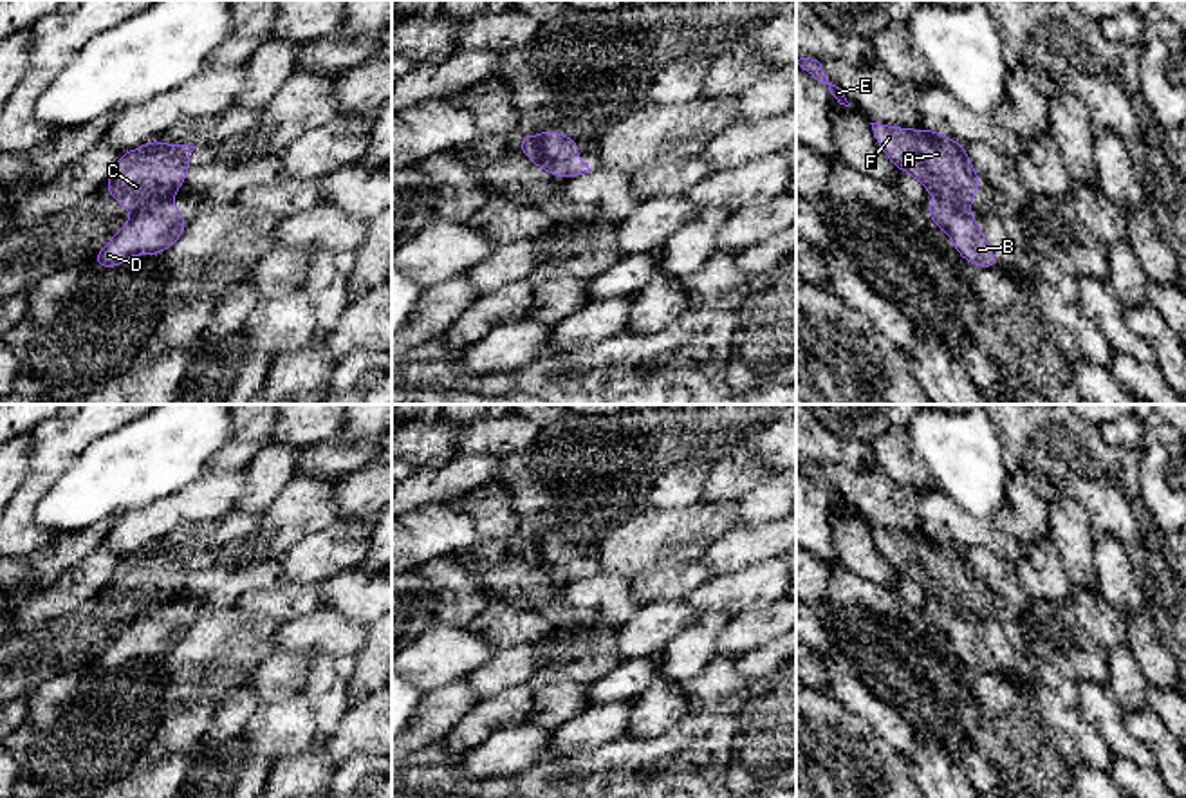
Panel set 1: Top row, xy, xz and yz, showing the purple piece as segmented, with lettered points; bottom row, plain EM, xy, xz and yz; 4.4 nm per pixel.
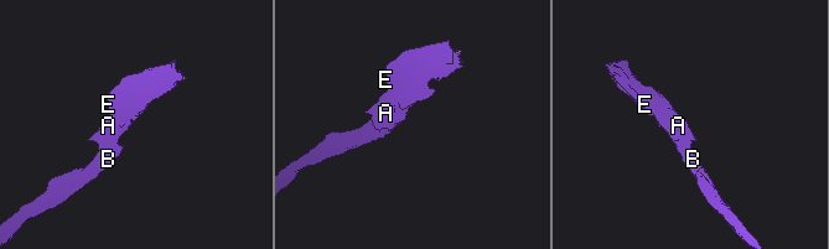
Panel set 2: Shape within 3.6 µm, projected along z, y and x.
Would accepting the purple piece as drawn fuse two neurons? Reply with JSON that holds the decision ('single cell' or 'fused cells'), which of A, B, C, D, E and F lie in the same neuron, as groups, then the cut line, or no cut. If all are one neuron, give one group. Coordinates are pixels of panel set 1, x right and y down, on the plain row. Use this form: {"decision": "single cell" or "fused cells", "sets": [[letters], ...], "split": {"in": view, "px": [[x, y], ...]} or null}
{"decision": "fused cells", "sets": [["A", "C", "E", "F"], ["B", "D"]], "split": {"in": "xz", "px": [[535, 542], [540, 560], [564, 582]]}}

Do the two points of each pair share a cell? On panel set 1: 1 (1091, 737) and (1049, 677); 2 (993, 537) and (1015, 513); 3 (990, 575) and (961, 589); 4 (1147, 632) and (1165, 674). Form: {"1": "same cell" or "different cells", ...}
{"1": "different cells", "2": "different cells", "3": "different cells", "4": "same cell"}

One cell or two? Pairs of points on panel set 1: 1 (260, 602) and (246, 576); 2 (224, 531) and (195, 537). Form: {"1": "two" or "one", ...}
{"1": "two", "2": "one"}

